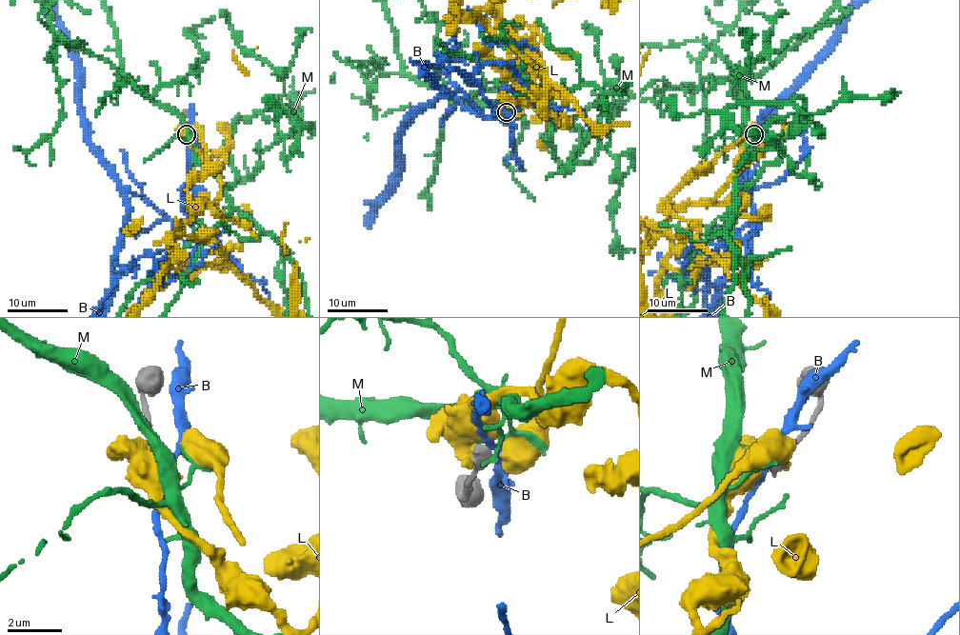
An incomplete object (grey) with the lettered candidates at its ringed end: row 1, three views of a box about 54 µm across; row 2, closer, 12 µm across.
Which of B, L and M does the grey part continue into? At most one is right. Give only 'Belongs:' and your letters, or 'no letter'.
Belongs: no letter

